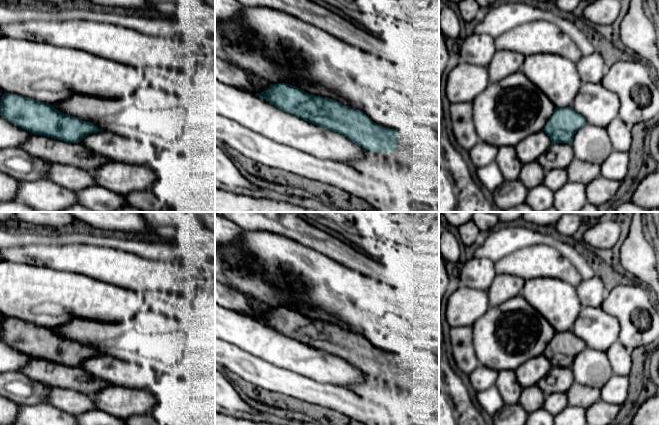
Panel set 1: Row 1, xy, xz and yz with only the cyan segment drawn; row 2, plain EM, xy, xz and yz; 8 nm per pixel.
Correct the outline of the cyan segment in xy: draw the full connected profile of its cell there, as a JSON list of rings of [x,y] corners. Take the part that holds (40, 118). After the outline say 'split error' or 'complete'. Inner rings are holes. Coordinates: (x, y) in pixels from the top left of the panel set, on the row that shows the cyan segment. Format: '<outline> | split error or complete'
[[[5,92],[1,97],[0,115],[32,134],[70,143],[78,143],[88,134],[102,131],[91,122],[61,113],[54,105],[14,93]]] | complete

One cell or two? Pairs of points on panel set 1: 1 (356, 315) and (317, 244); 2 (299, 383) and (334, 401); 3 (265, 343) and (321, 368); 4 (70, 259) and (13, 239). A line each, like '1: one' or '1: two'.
1: two
2: one
3: one
4: two

